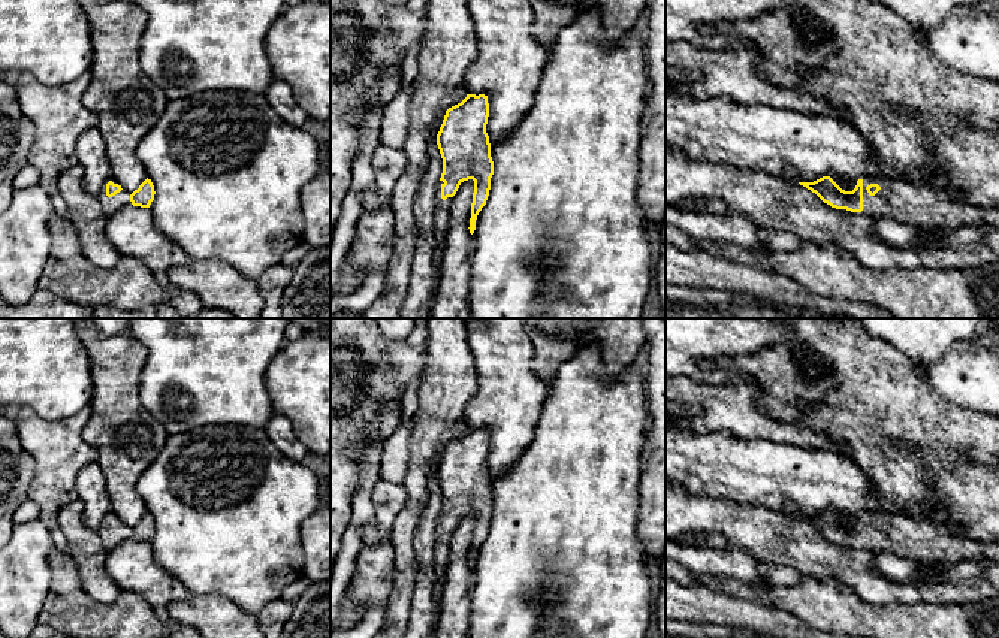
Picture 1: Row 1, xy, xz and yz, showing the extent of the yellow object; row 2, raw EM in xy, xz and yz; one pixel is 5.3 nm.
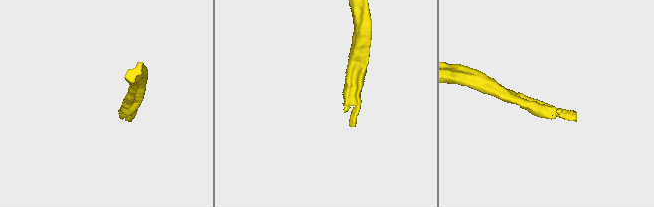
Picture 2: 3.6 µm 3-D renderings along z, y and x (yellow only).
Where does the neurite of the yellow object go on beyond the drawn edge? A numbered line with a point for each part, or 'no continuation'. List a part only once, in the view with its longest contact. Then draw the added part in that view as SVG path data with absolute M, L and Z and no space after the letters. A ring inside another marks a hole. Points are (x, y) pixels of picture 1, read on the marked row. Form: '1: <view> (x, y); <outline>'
1: yz (908, 202); M863 179L861 214L935 227L999 227L999 205L968 203L960 193L903 179Z

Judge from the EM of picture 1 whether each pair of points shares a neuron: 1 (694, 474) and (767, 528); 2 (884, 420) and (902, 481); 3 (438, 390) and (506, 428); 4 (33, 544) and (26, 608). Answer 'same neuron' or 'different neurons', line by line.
1: different neurons
2: same neuron
3: different neurons
4: same neuron

